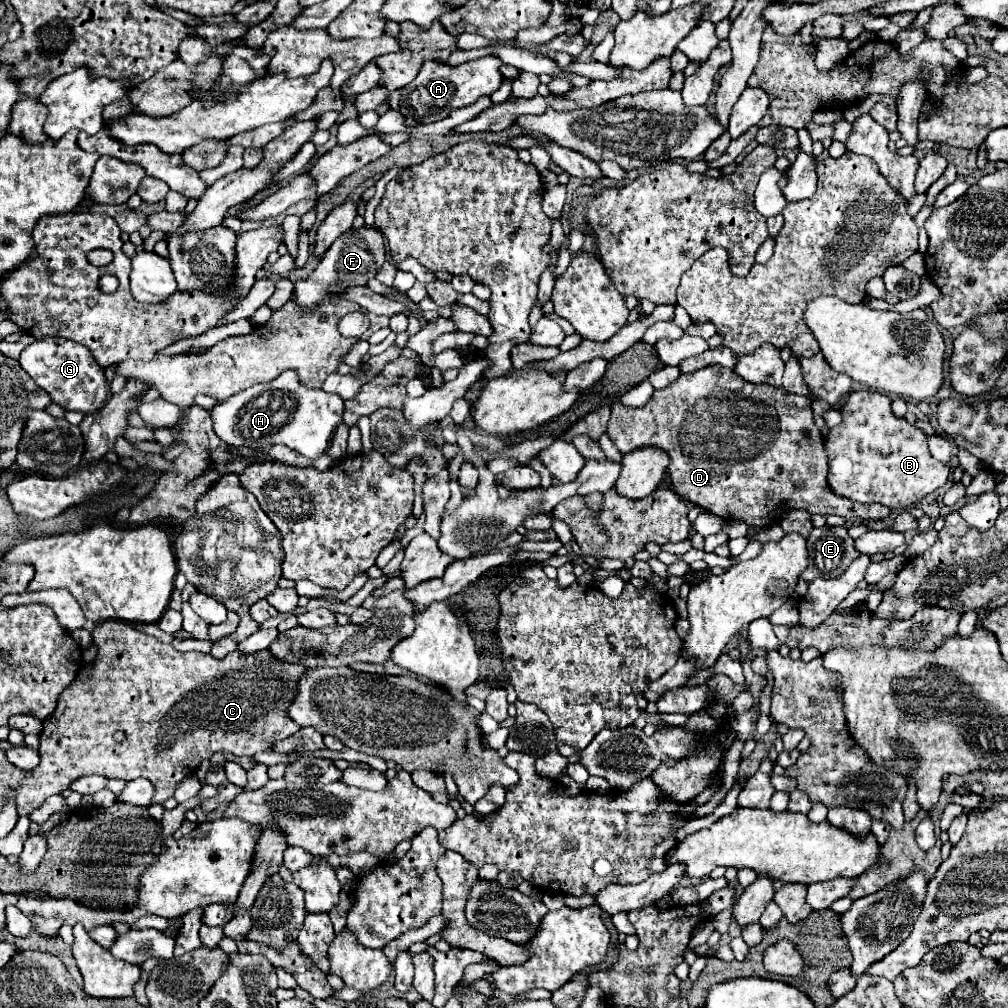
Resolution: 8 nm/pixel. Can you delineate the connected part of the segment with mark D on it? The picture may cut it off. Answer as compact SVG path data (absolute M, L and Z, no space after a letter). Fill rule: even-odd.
M708 366L692 374L682 374L668 388L656 390L650 402L642 408L626 408L616 402L608 420L608 436L620 454L638 448L654 446L670 456L666 468L674 492L720 516L724 522L740 520L752 528L772 526L788 510L806 510L810 514L838 514L846 520L886 520L892 510L880 504L858 504L842 496L834 496L826 484L828 456L824 452L824 438L812 420L810 398L788 394L784 388L768 384L750 384L736 376L732 368Z

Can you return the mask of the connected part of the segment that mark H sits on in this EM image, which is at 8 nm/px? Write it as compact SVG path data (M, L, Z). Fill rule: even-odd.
M292 370L282 372L272 382L254 384L232 396L232 400L226 400L226 404L216 404L210 410L216 436L228 446L264 448L284 444L310 460L316 460L326 452L336 426L342 422L342 414L344 400L338 394L302 386Z

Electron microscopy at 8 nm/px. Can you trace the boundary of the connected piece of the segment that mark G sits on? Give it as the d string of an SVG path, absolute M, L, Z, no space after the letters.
M42 338L26 346L18 358L20 366L30 374L30 378L48 392L54 404L64 410L74 410L82 414L96 414L106 404L108 380L104 368L96 364L92 352L82 344L62 338Z

